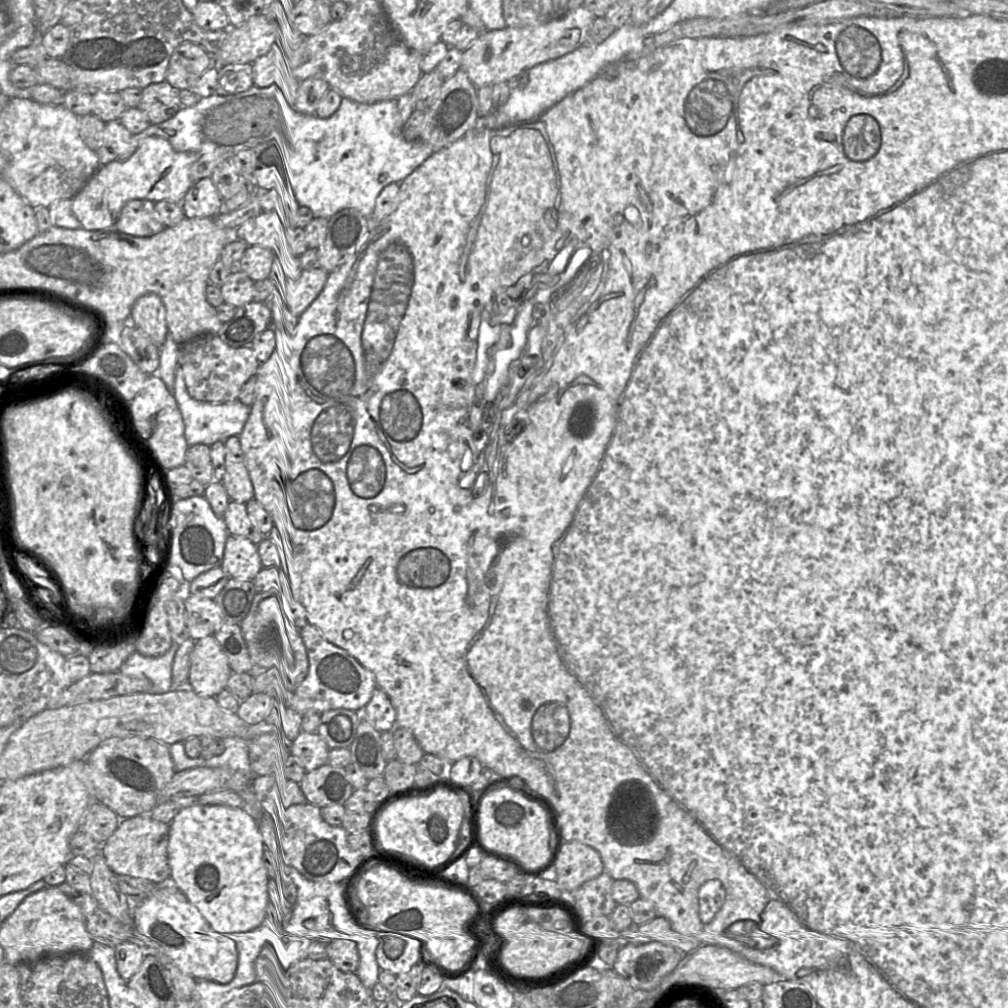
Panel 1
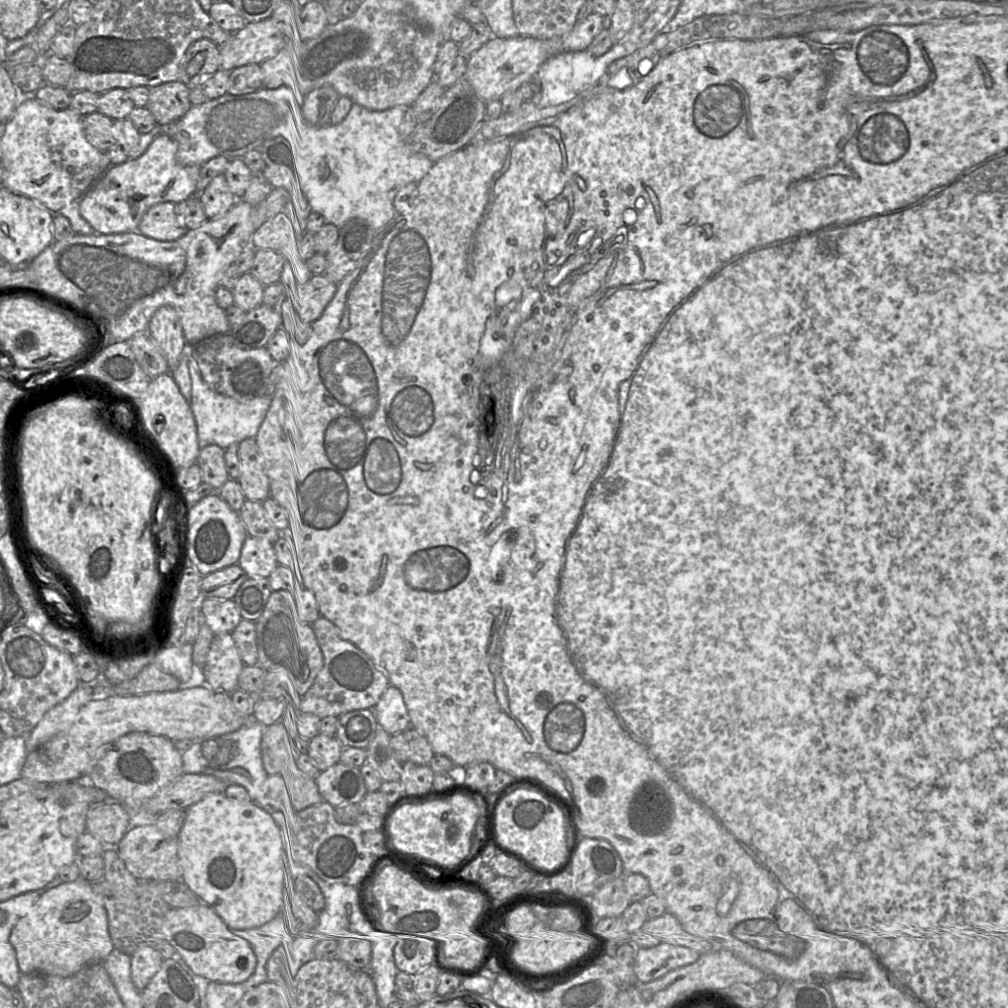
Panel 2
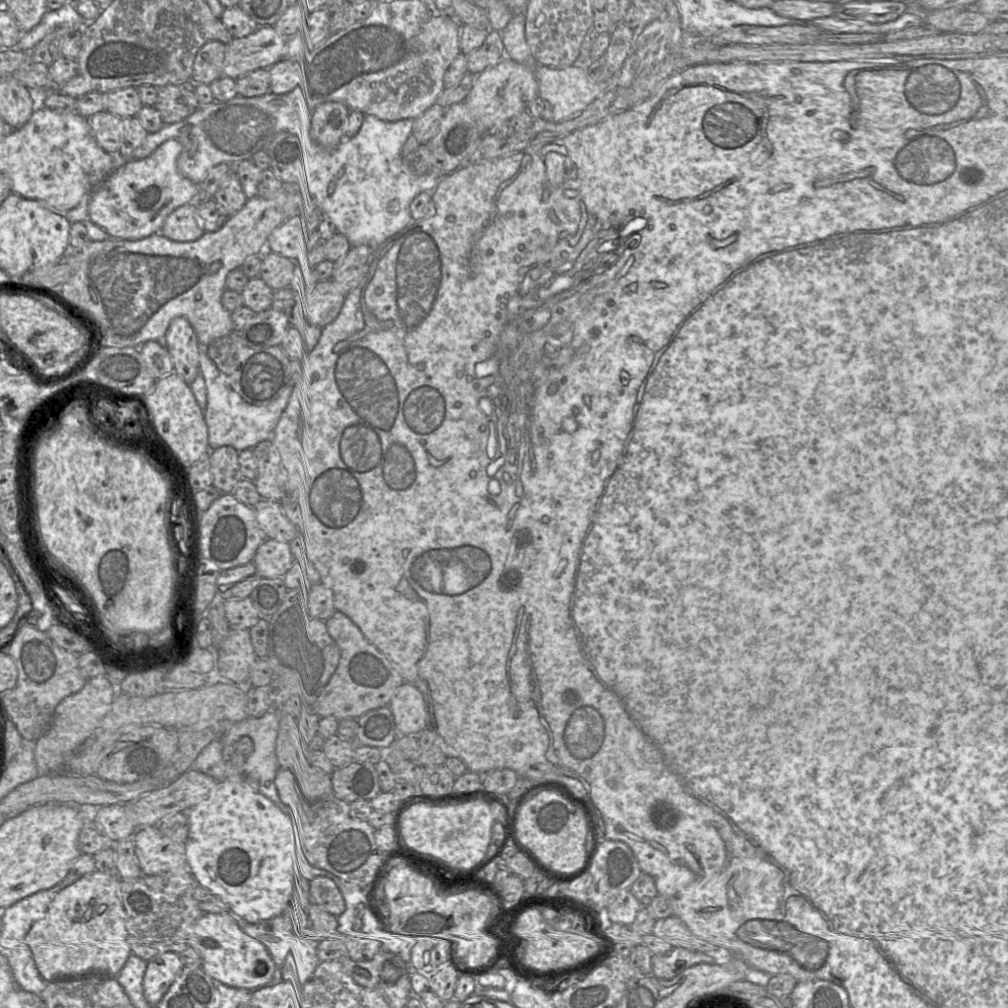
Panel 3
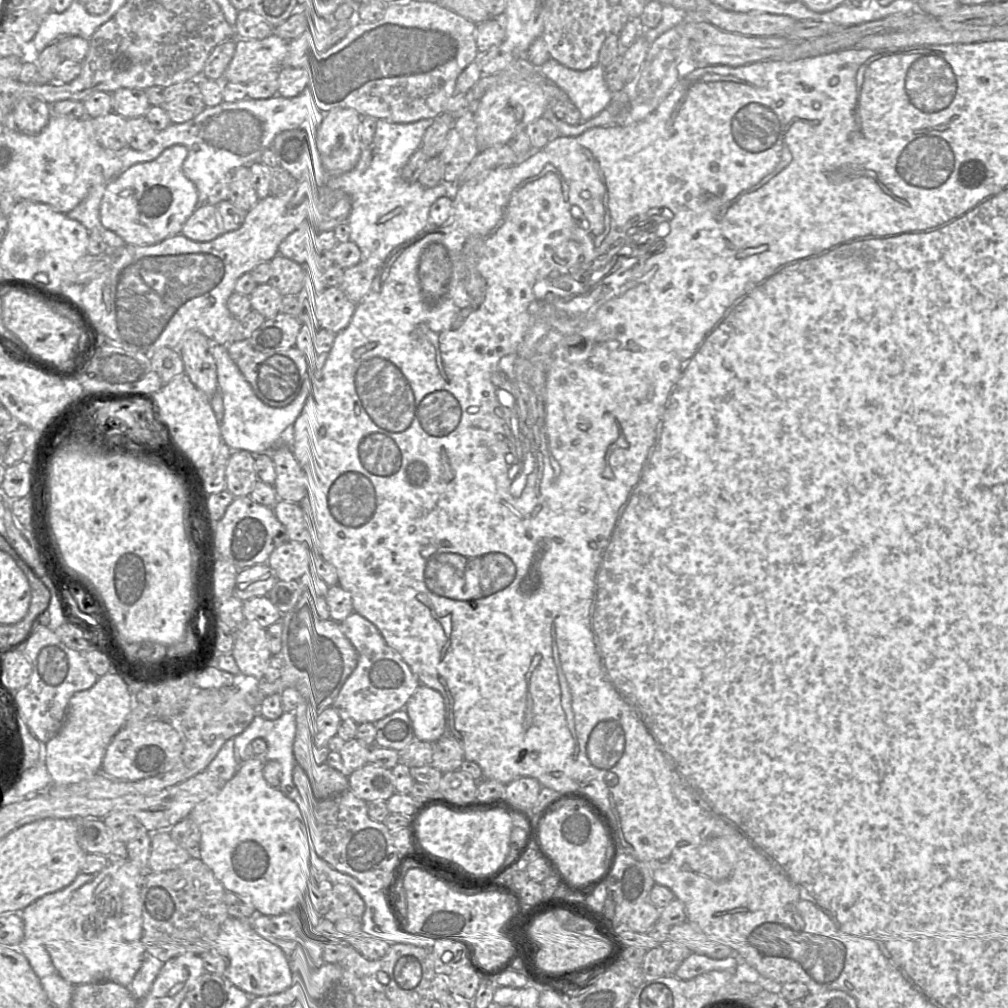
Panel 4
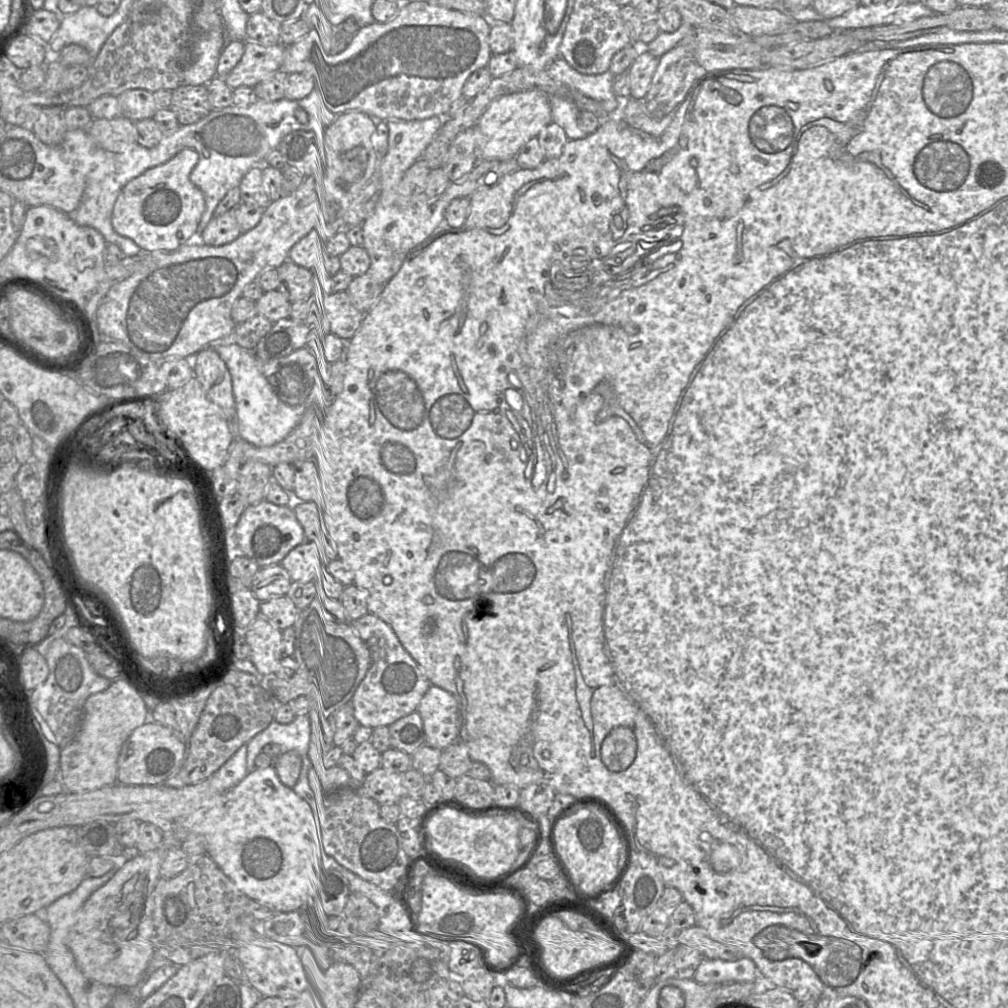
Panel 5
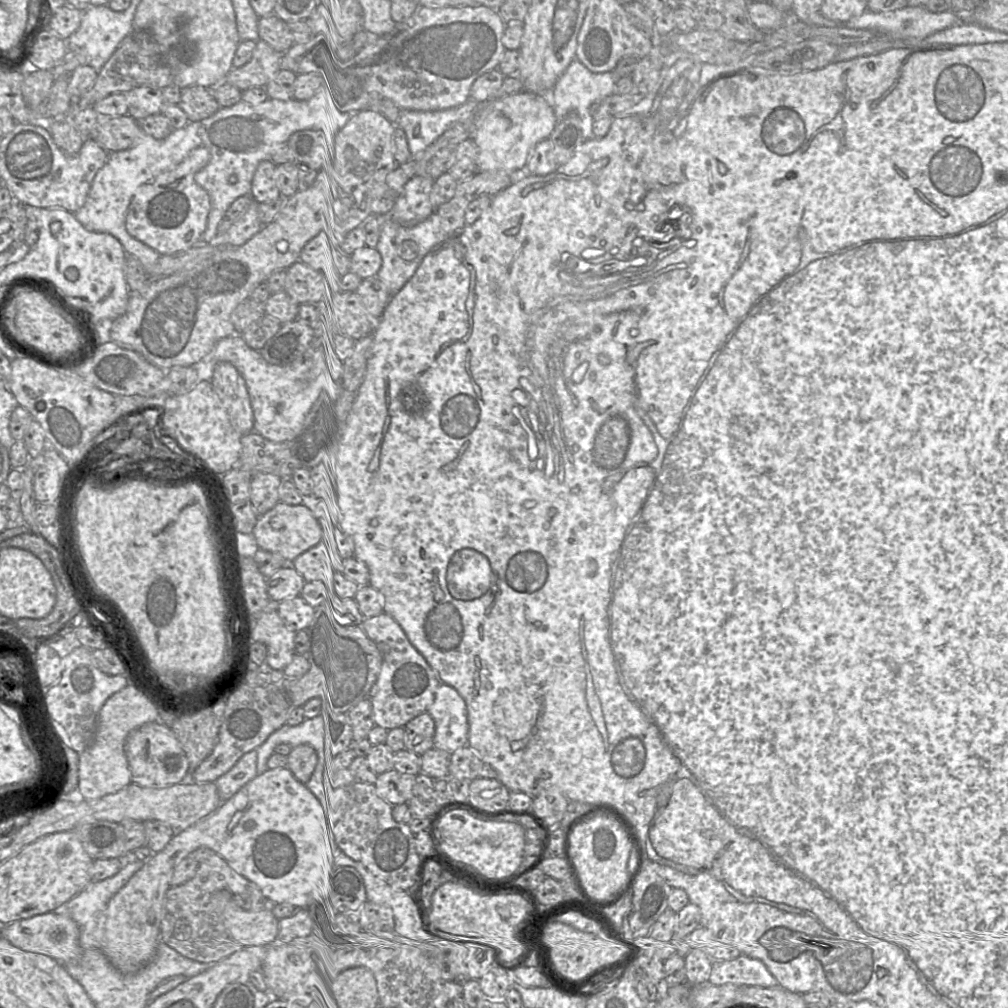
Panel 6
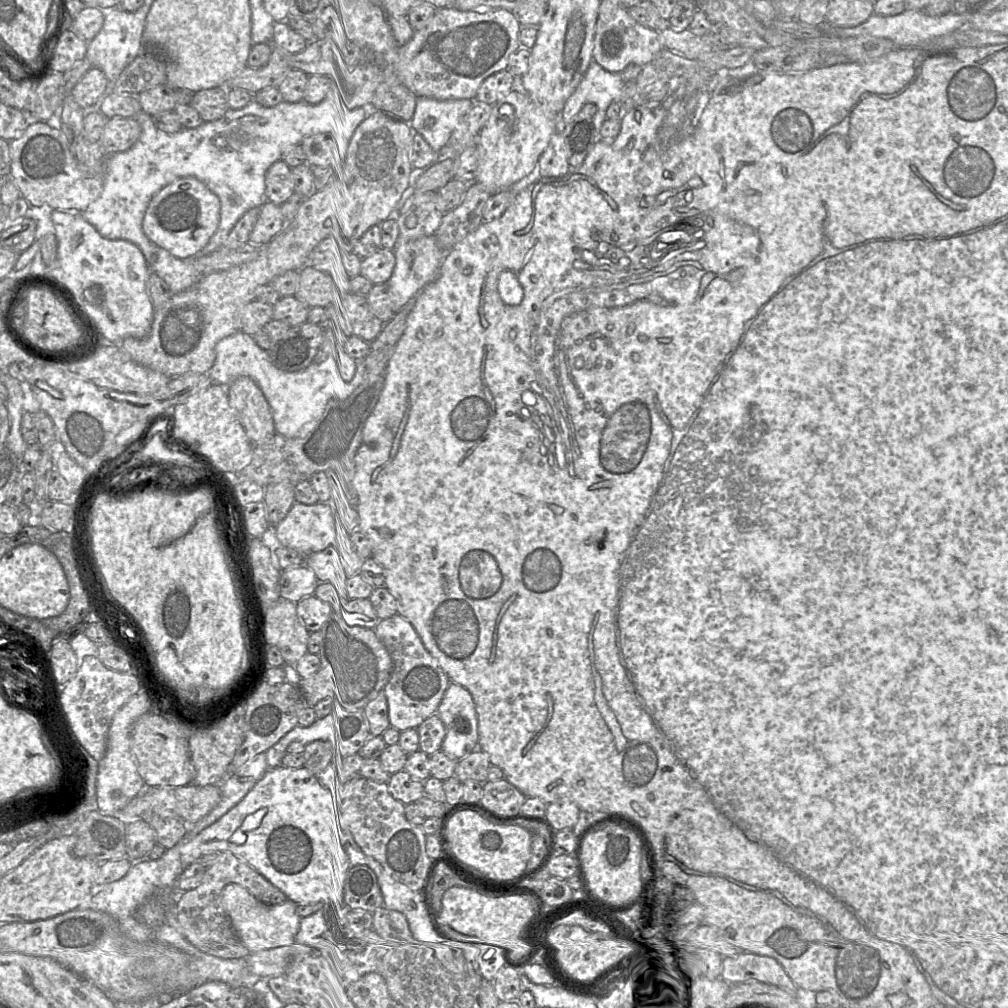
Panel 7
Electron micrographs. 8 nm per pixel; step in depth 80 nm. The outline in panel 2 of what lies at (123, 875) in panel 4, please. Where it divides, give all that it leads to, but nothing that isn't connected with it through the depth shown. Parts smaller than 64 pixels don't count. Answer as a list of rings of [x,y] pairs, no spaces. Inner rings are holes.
[[[83,879],[65,882],[46,891],[13,927],[9,942],[15,950],[20,971],[25,974],[71,976],[91,963],[102,963],[115,949],[109,933],[105,898],[93,889],[91,882]]]

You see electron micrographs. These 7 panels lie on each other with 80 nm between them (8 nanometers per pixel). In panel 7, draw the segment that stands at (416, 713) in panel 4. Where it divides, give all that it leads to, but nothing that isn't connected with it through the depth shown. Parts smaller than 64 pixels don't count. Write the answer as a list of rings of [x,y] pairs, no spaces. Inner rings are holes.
[[[450,683],[435,715],[446,729],[440,751],[462,759],[479,750],[477,714],[472,696],[466,688]]]

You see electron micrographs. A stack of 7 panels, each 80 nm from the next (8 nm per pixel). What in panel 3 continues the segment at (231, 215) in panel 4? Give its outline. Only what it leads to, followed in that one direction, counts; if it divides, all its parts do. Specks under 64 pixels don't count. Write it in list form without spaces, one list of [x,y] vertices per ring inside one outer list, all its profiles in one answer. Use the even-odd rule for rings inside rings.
[[[198,193],[195,200],[174,210],[165,220],[159,234],[179,242],[194,241],[205,232],[219,229],[230,216],[219,212],[219,206],[213,200],[200,201]]]

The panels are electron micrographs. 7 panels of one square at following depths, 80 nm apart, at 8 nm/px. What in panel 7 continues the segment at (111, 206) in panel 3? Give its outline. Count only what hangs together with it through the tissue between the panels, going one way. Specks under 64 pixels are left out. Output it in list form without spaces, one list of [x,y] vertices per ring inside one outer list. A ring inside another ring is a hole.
[[[195,177],[179,178],[159,190],[145,212],[142,229],[159,247],[180,259],[192,259],[208,244],[220,221],[219,197]]]

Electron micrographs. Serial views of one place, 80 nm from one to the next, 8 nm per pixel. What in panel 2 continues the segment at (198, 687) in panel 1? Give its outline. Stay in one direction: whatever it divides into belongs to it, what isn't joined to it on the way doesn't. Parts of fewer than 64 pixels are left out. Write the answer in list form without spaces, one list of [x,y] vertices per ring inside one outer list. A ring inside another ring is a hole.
[[[223,633],[214,636],[201,670],[209,688],[214,691],[231,693],[238,689],[238,678],[244,666],[231,633]]]

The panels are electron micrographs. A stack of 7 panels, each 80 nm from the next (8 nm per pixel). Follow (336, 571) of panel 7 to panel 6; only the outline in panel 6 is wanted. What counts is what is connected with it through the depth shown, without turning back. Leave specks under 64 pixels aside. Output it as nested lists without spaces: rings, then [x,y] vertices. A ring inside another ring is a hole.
[[[321,541],[316,546],[300,554],[291,566],[305,579],[305,581],[321,581],[330,592],[334,592],[334,569],[329,551]]]

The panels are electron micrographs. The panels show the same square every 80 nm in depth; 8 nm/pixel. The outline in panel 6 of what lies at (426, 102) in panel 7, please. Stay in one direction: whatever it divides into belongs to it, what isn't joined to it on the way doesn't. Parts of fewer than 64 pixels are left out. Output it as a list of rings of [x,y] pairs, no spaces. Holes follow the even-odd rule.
[[[455,109],[439,111],[402,111],[397,123],[406,133],[411,153],[423,153],[454,123]]]

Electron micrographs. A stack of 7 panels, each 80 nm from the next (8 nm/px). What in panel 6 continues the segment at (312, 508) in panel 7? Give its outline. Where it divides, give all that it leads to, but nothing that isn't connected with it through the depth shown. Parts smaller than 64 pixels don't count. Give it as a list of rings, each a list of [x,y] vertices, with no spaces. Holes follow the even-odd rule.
[[[282,502],[259,516],[251,534],[259,549],[278,553],[288,561],[293,561],[303,552],[319,544],[323,537],[319,522],[307,506]]]

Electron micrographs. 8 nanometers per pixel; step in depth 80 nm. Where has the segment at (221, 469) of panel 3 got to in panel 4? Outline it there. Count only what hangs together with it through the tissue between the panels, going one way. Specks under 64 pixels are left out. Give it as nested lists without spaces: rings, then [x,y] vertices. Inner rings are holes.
[[[233,450],[226,466],[226,490],[235,497],[247,497],[258,481],[254,454]]]

